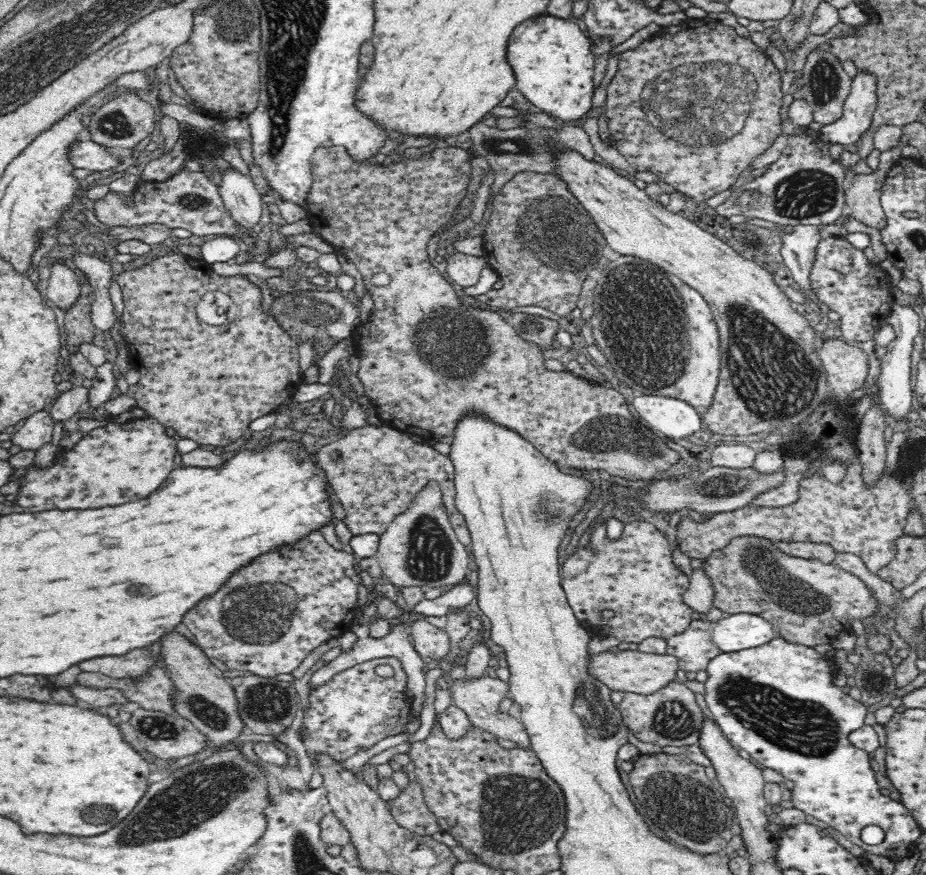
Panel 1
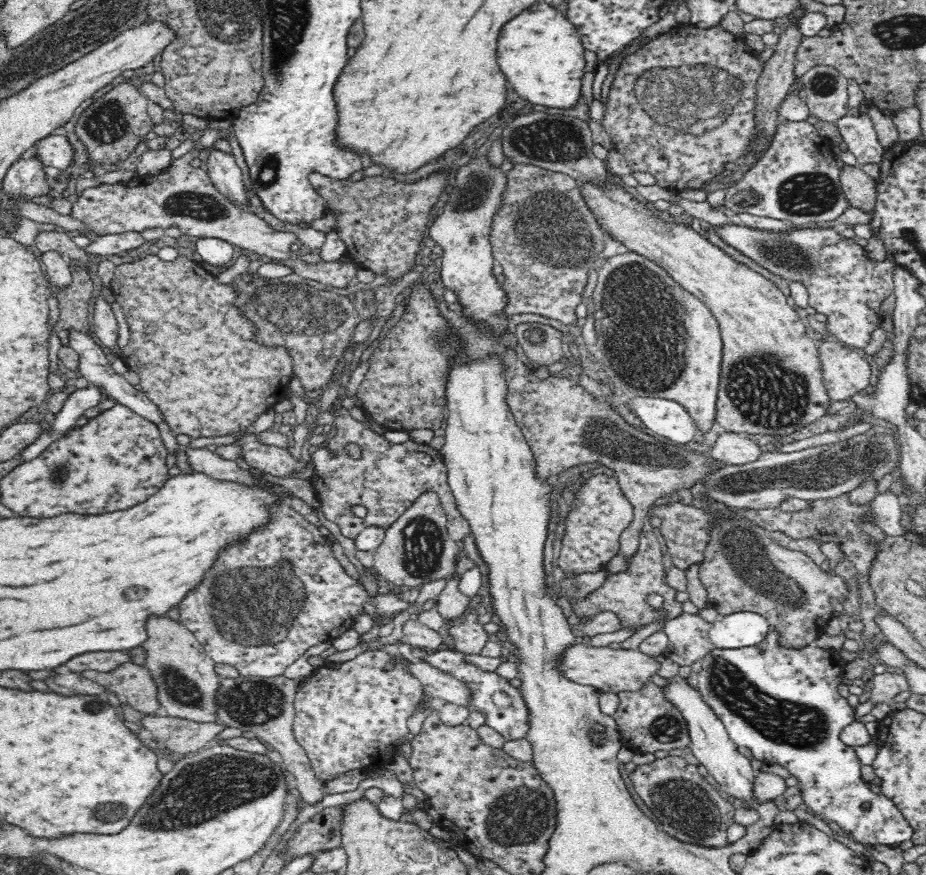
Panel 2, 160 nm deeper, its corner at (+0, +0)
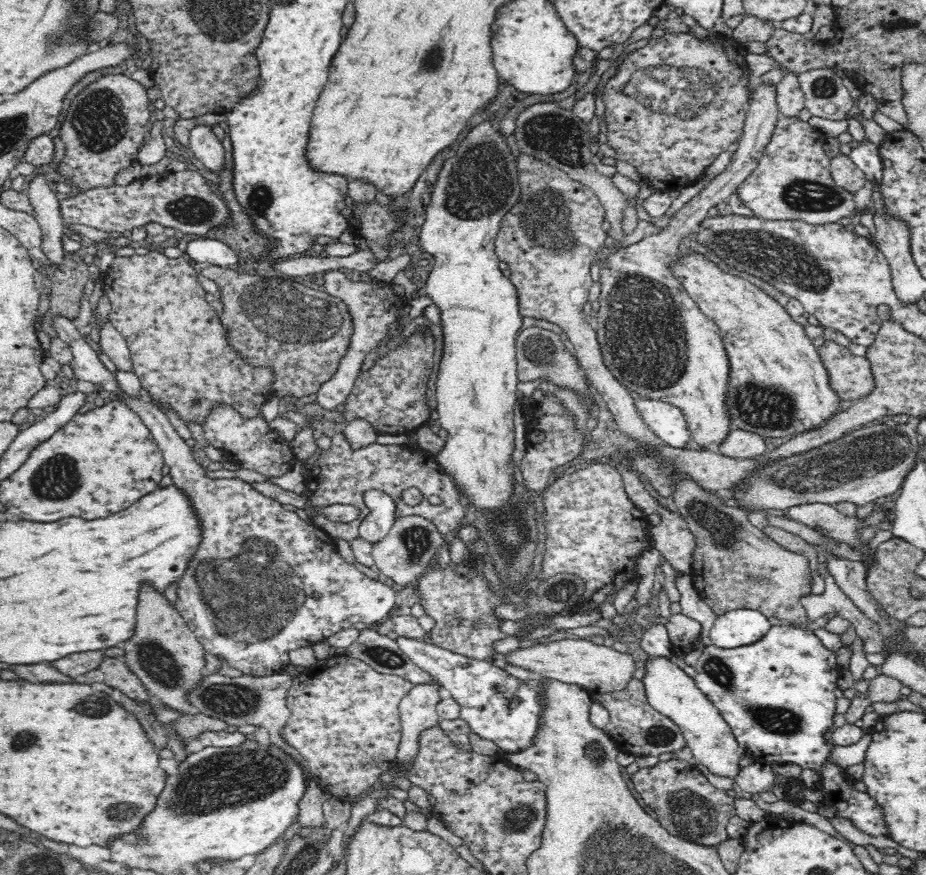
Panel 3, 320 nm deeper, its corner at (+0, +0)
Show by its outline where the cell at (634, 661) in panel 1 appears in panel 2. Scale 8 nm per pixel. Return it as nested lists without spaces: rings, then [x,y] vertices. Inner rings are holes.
[[[577,643],[568,646],[558,656],[558,675],[580,683],[596,687],[601,693],[635,692],[650,680],[652,674],[658,672],[658,662],[640,650],[612,649],[608,646],[596,647],[591,644]]]

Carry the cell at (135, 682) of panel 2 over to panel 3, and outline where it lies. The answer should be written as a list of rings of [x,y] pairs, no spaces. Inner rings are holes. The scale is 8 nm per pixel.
[[[102,656],[102,662],[91,673],[90,679],[104,682],[138,702],[148,702],[151,698],[142,681],[118,658]]]

